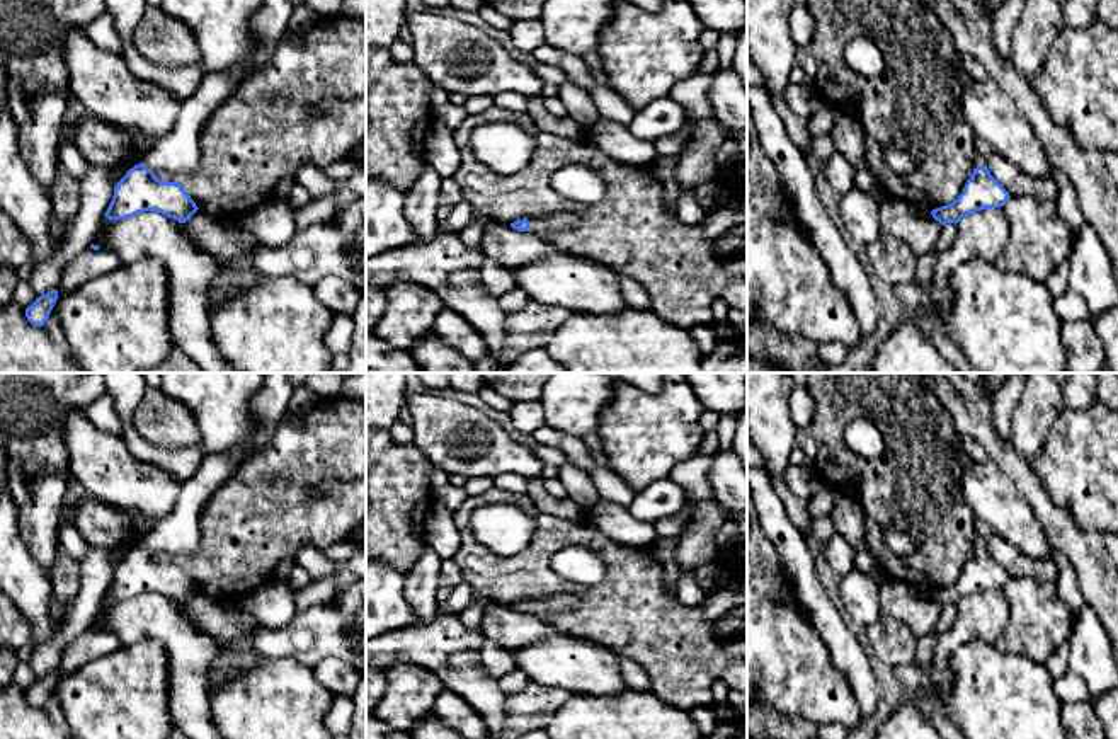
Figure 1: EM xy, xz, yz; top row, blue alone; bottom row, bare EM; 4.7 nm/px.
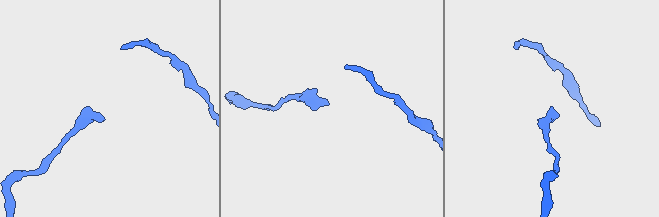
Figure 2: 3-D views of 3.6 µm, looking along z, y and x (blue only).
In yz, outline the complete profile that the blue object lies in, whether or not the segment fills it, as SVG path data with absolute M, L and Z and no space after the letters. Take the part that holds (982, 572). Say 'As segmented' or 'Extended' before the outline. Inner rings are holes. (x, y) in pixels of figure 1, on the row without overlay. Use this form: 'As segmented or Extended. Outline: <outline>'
Extended. Outline: M977 533L973 555L967 562L963 574L951 586L933 591L931 596L941 606L956 606L963 598L975 593L1004 587L1009 579L1009 574L990 557L987 540Z

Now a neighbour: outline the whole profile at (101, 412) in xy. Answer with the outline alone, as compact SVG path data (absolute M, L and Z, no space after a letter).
M107 390L95 398L85 412L97 429L106 431L107 434L123 436L123 422Z

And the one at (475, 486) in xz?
M483 475L483 477L466 478L463 489L466 490L468 496L480 496L483 492L488 492L493 487L495 487L493 478L488 475Z

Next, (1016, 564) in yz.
M978 523L977 533L987 540L990 557L1009 574L1009 577L1030 577L1036 582L1055 584L1058 569L1050 559L1038 560L1024 555L982 523Z

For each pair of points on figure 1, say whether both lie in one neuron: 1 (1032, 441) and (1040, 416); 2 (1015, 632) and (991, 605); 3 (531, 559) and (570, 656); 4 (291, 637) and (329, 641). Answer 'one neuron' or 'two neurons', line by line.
1: one neuron
2: two neurons
3: two neurons
4: one neuron

